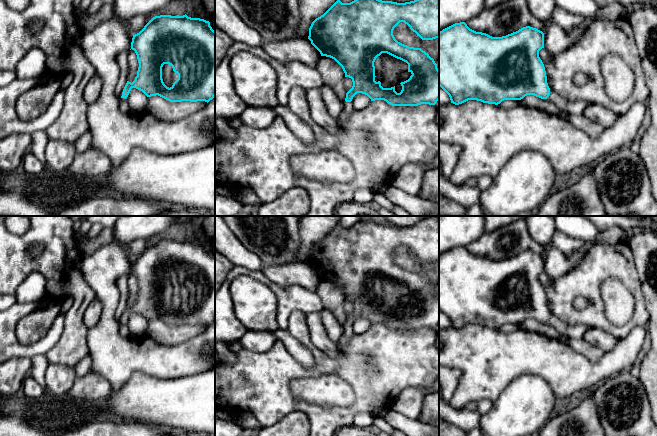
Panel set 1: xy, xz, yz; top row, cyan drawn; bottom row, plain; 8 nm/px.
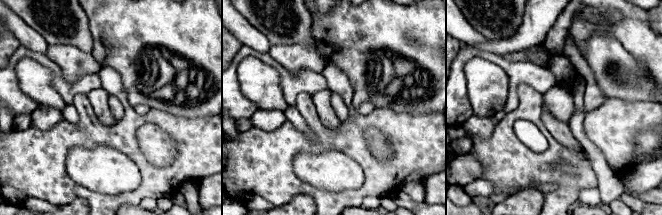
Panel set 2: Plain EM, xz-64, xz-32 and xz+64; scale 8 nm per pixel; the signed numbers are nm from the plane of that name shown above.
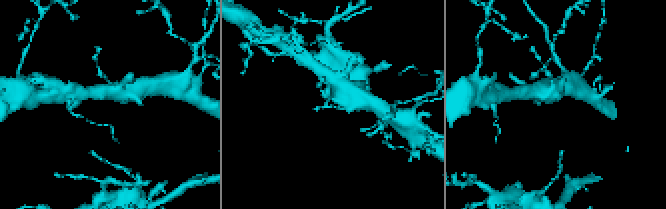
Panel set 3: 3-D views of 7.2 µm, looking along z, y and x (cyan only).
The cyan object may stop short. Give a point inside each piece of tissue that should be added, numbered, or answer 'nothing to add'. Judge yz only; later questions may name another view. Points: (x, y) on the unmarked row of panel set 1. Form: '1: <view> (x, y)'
1: yz (567, 331)

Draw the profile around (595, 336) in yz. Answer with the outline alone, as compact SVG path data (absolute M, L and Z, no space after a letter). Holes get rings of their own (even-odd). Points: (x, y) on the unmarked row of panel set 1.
M589 328L583 339L605 352L612 350L620 340L599 328Z

